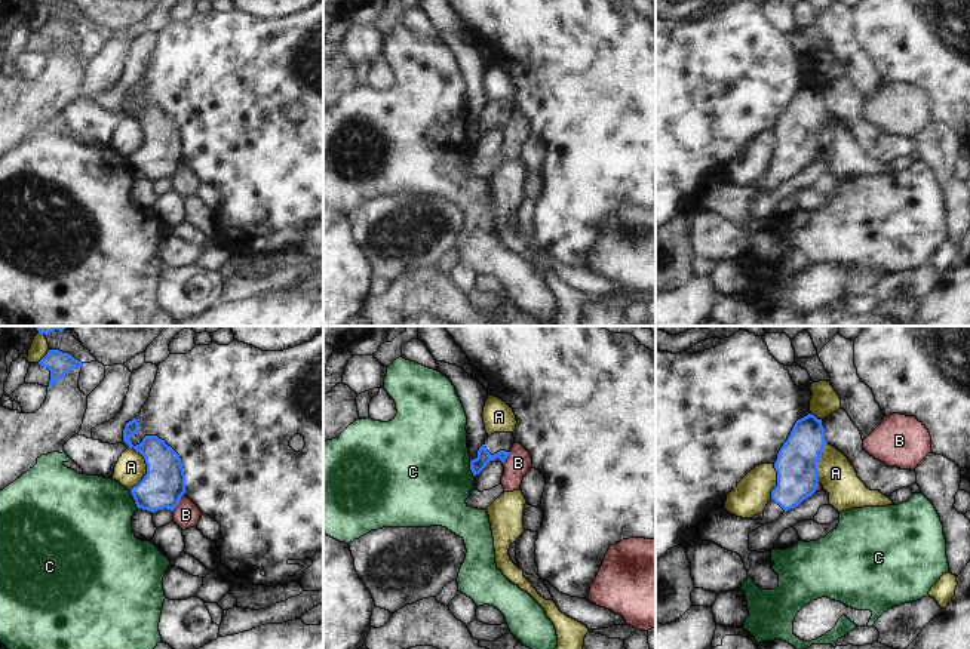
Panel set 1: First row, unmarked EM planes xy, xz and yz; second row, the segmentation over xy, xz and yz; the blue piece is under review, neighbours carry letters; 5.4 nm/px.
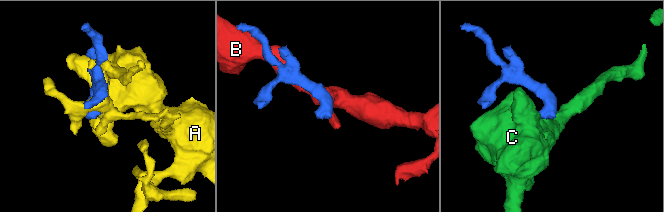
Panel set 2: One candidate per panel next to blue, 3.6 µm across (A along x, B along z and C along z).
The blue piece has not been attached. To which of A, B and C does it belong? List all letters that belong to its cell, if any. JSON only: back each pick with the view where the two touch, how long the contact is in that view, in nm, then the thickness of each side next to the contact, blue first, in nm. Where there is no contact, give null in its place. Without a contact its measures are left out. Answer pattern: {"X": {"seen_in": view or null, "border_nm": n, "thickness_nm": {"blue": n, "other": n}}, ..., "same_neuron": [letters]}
{"same_neuron": []}

